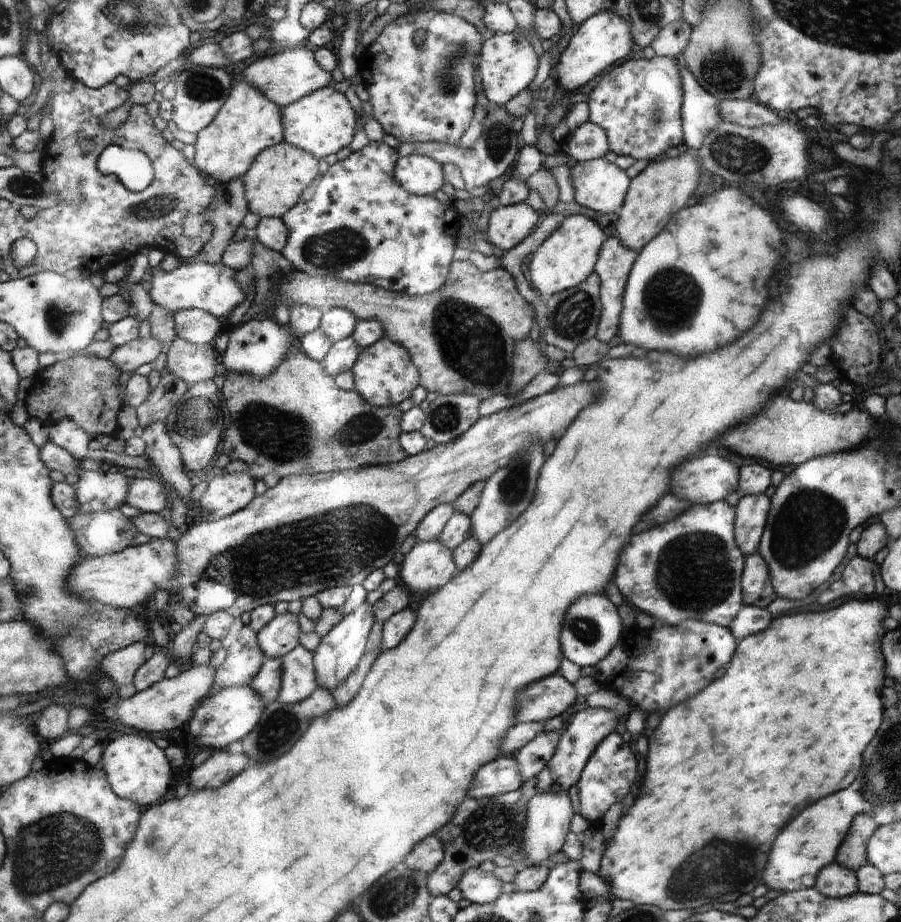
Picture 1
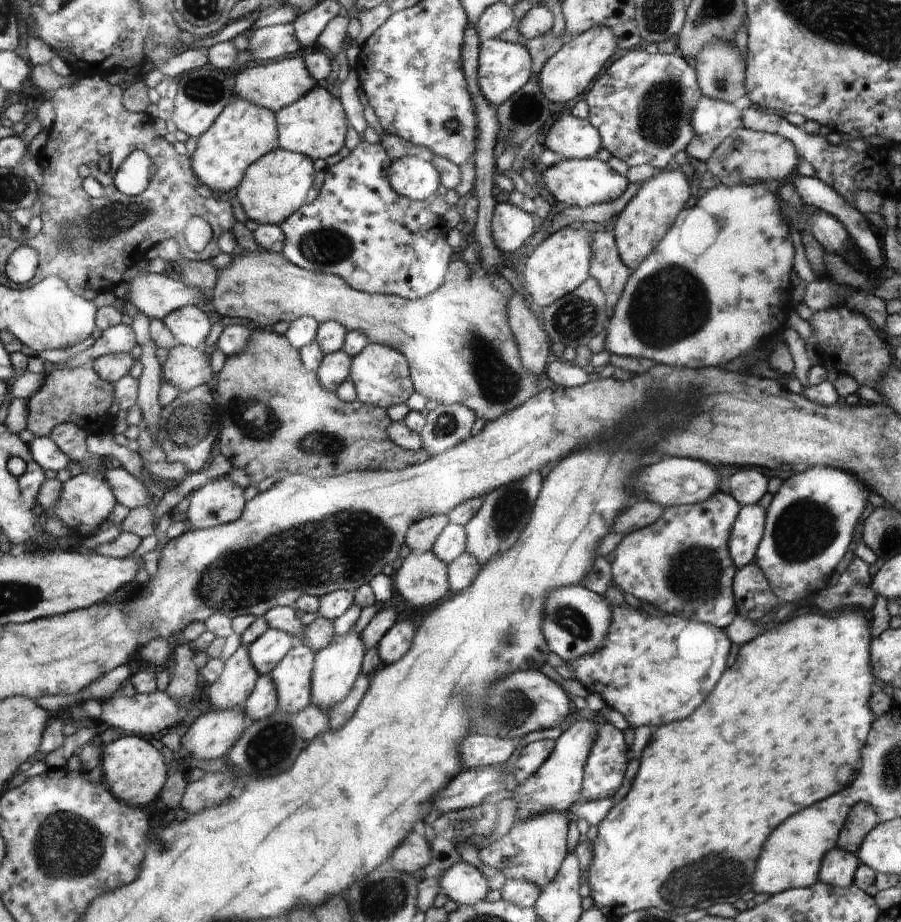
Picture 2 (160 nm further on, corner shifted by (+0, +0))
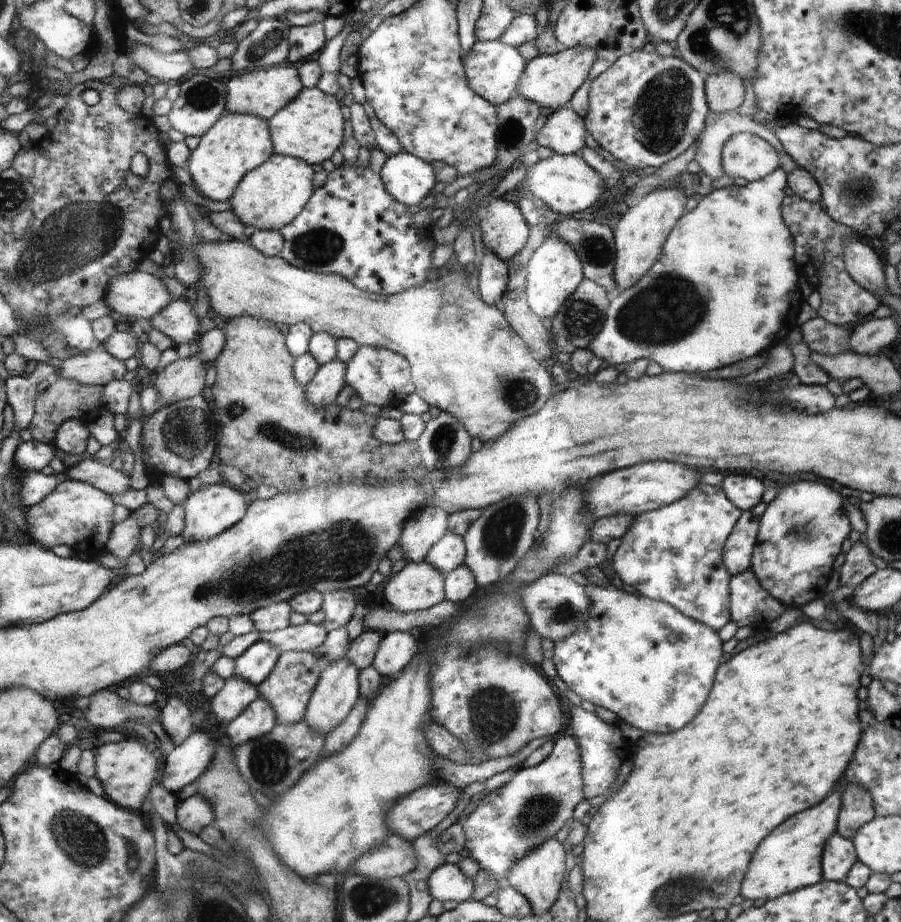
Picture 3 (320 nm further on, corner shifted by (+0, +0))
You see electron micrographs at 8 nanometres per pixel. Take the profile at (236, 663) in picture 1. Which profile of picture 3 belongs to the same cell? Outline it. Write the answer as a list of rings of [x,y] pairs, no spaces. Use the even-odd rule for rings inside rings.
[[[235,675],[224,680],[224,686],[210,699],[210,708],[219,722],[226,723],[250,708],[260,693],[257,687],[241,681]]]

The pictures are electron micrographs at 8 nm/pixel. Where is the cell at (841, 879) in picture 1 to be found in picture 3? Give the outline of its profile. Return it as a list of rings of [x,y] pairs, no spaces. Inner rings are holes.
[[[836,832],[828,838],[823,851],[822,876],[829,881],[844,882],[857,861],[856,845]]]

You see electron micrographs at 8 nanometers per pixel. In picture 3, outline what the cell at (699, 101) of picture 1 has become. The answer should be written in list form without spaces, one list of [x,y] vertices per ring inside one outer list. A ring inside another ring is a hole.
[[[732,112],[732,113],[722,113],[721,115],[712,114],[712,123],[710,128],[705,130],[705,134],[702,135],[702,138],[698,143],[698,150],[695,152],[694,160],[700,164],[701,170],[704,170],[712,180],[716,180],[716,178],[722,178],[725,172],[723,169],[722,162],[722,151],[723,146],[729,140],[731,136],[734,136],[738,133],[754,133],[763,139],[766,139],[768,143],[776,150],[778,157],[782,160],[782,169],[786,172],[792,172],[798,166],[788,153],[784,150],[782,143],[778,140],[777,136],[767,127],[767,123],[760,118],[752,118],[746,115],[740,114],[740,112]]]

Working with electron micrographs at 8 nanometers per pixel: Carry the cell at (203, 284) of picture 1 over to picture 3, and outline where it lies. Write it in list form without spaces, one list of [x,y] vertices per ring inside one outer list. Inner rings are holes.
[[[134,269],[109,280],[103,301],[112,312],[148,320],[174,298],[158,276]]]

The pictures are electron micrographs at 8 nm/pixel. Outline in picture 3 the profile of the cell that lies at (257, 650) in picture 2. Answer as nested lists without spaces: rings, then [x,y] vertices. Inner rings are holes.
[[[256,641],[235,658],[234,675],[241,681],[258,687],[272,674],[279,658],[280,653],[273,645]]]

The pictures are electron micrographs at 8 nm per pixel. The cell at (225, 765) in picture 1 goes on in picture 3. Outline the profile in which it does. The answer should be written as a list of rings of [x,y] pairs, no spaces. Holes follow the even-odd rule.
[[[200,793],[183,800],[177,806],[175,824],[186,832],[198,834],[202,828],[214,825],[215,822],[216,814],[212,804]]]

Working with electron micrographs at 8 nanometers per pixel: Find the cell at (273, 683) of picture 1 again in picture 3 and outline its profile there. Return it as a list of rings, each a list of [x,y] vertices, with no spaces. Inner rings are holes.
[[[259,696],[250,708],[228,724],[226,732],[239,747],[268,735],[277,726],[277,721],[273,705]]]

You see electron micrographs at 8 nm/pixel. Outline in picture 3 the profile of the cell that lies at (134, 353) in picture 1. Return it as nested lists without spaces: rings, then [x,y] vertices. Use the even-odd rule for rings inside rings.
[[[99,343],[94,351],[74,355],[65,360],[55,378],[62,376],[85,385],[102,386],[112,379],[122,379],[126,372],[124,361],[119,361]]]

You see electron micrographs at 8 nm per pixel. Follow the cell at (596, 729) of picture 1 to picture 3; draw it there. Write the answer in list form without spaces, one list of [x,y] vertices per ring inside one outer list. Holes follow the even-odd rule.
[[[572,735],[561,736],[553,743],[553,752],[544,762],[536,766],[520,767],[507,783],[492,789],[491,792],[485,790],[479,795],[480,803],[462,824],[466,837],[464,853],[476,860],[481,869],[487,869],[491,875],[494,875],[498,879],[500,889],[508,886],[506,877],[526,855],[530,855],[545,841],[555,838],[556,832],[572,818],[574,806],[584,798],[581,745]]]

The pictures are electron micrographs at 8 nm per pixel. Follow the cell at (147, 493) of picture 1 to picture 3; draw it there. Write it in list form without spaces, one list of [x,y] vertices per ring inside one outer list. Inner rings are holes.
[[[86,458],[68,469],[68,472],[70,479],[87,482],[94,485],[94,488],[109,493],[110,496],[130,488],[130,477],[126,476],[122,470],[117,470],[113,466],[106,466],[96,459]]]

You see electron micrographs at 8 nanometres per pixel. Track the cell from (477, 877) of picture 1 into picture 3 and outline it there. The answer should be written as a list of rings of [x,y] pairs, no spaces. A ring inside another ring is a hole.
[[[444,862],[429,876],[429,892],[442,902],[461,903],[470,900],[474,883],[464,876],[457,864]]]

